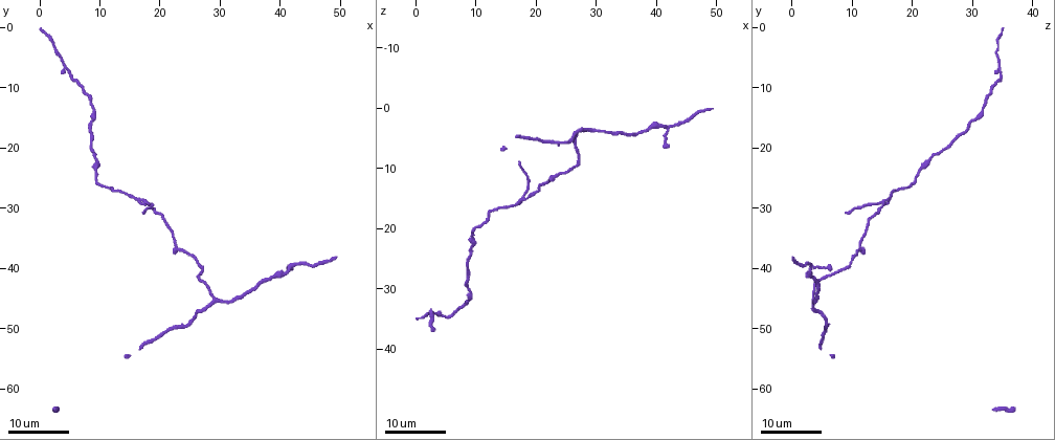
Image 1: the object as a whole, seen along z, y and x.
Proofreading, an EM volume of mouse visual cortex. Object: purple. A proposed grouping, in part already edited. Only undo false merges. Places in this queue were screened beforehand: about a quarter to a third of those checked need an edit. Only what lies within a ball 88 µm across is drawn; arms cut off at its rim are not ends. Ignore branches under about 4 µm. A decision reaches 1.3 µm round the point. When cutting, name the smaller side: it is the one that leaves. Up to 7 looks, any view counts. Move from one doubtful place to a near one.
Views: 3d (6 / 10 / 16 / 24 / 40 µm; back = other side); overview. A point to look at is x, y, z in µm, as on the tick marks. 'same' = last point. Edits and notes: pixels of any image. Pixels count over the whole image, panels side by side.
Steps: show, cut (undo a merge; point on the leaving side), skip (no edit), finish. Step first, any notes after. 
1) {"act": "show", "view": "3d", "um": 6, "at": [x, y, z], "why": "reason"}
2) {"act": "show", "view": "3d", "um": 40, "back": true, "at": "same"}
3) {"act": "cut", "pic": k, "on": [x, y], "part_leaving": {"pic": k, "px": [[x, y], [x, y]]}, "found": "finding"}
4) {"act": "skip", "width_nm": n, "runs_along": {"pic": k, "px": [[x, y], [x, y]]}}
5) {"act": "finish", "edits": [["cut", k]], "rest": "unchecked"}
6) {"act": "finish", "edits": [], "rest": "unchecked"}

{"act": "show", "view": "3d", "um": 16, "at": [17.5, 28.5, 15.0], "why": "arms part here"}

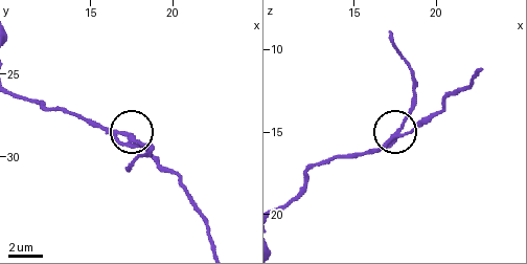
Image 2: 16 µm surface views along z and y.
{"act": "show", "view": "3d", "um": 6, "at": [17.6, 28.9, 15.0]}

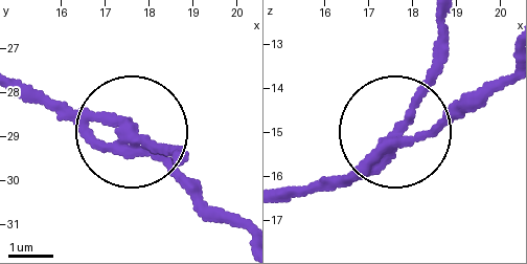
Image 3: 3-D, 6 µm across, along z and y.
{"act": "skip", "width_nm": 220, "runs_along": {"pic": 3, "px": [[504, 76], [404, 136], [437, 23]]}, "found": "all the same neuron"}

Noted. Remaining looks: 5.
{"act": "show", "view": "3d", "um": 24, "at": [29.5, 45.5, 4.0], "why": "a fork"}

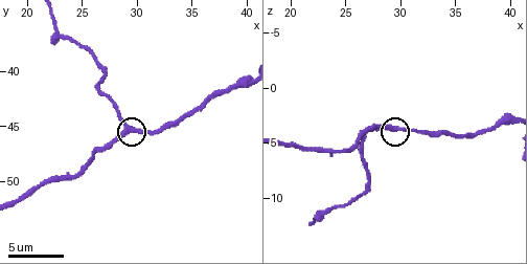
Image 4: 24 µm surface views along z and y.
{"act": "show", "view": "3d", "um": 10, "at": [29.6, 45.2, 3.8]}

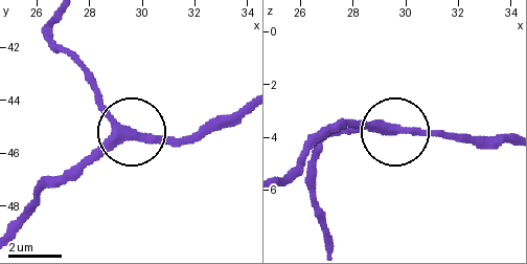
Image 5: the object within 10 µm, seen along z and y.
{"act": "skip", "arms": 3, "runs_along": {"pic": 5, "px": [[54, 19], [54, 41], [123, 125], [164, 138], [203, 138]]}, "found": "all the same neuron"}

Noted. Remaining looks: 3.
{"act": "show", "view": "3d", "um": 16, "at": [5.0, 7.0, 34.5], "why": "a narrow waist"}

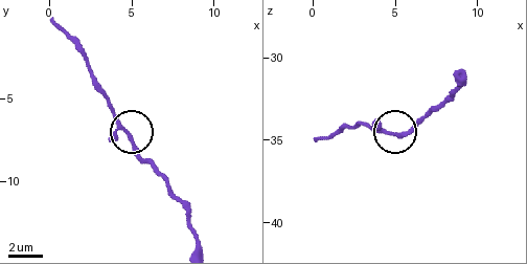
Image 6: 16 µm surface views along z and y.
{"act": "show", "view": "3d", "um": 6, "at": [4.7, 7.1, 34.6]}

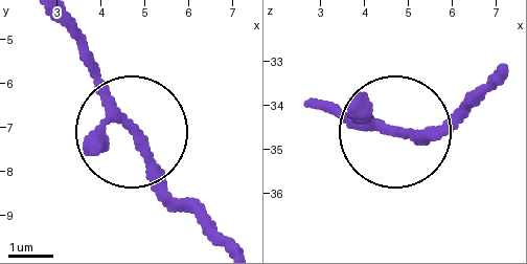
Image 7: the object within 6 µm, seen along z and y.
{"act": "skip", "runs_along": {"pic": 7, "px": [[223, 242], [178, 196], [66, 27]]}, "found": "all the same neuron"}

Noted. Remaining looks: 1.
{"act": "finish", "edits": [], "rest": "unchecked"}

